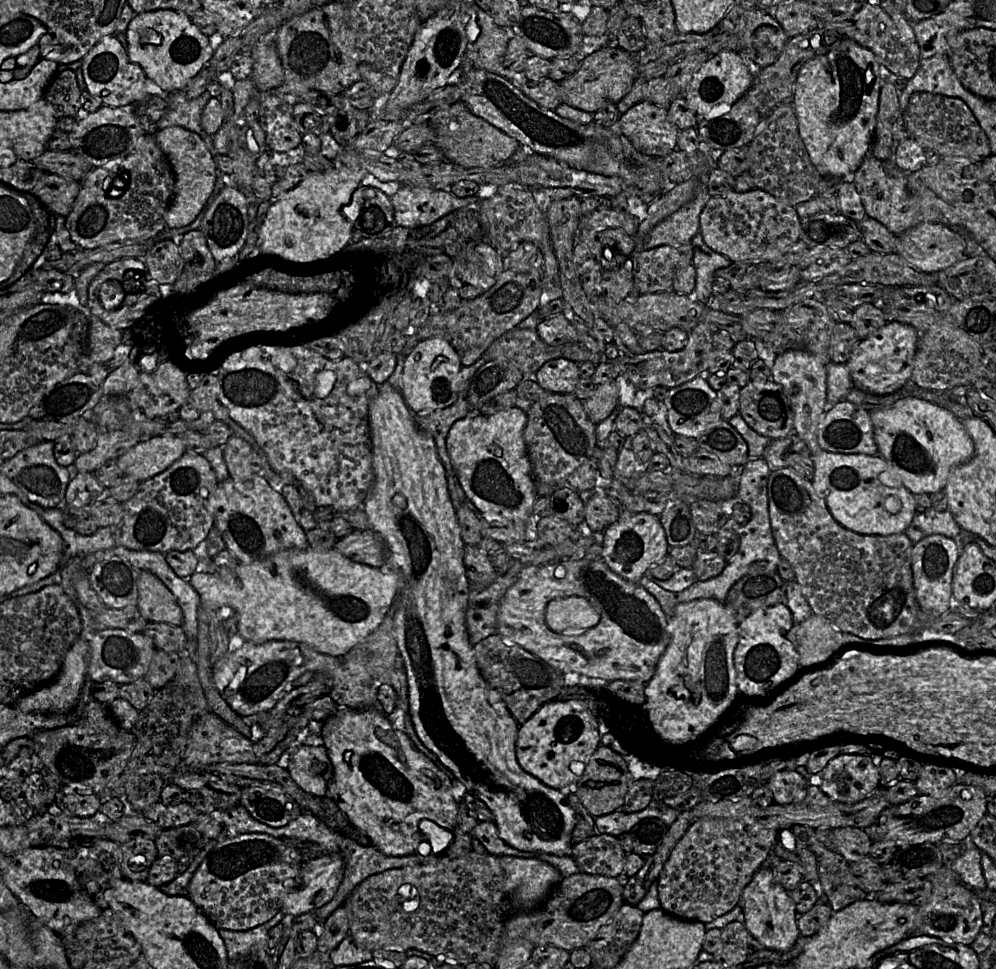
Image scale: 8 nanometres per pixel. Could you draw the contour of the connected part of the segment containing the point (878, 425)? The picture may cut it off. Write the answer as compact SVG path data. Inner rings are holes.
M904 395L889 407L869 412L878 454L895 469L903 485L914 495L943 490L953 469L967 462L974 455L973 440L962 420L942 404L923 400L917 395Z

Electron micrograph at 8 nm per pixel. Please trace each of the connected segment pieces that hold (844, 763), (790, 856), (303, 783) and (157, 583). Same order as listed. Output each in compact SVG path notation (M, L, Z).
M840 754L821 772L820 788L834 801L854 804L869 797L879 781L878 762L871 756Z
M798 824L778 829L773 852L782 860L800 865L804 880L818 886L818 858L808 847L808 840L814 832L815 829Z
M322 744L300 745L286 758L286 769L304 791L325 798L334 769Z
M139 571L137 607L148 623L167 623L181 627L183 612L175 597L154 574Z

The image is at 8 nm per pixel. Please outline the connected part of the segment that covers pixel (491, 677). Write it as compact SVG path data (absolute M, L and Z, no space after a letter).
M499 633L477 643L474 651L483 678L501 697L519 725L530 719L544 704L554 701L565 687L563 674Z

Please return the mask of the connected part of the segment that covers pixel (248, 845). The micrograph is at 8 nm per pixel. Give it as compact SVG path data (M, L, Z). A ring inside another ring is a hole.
M264 833L228 835L205 856L189 886L189 899L210 919L217 929L246 931L273 918L286 895L295 888L303 865L300 853L282 839Z

